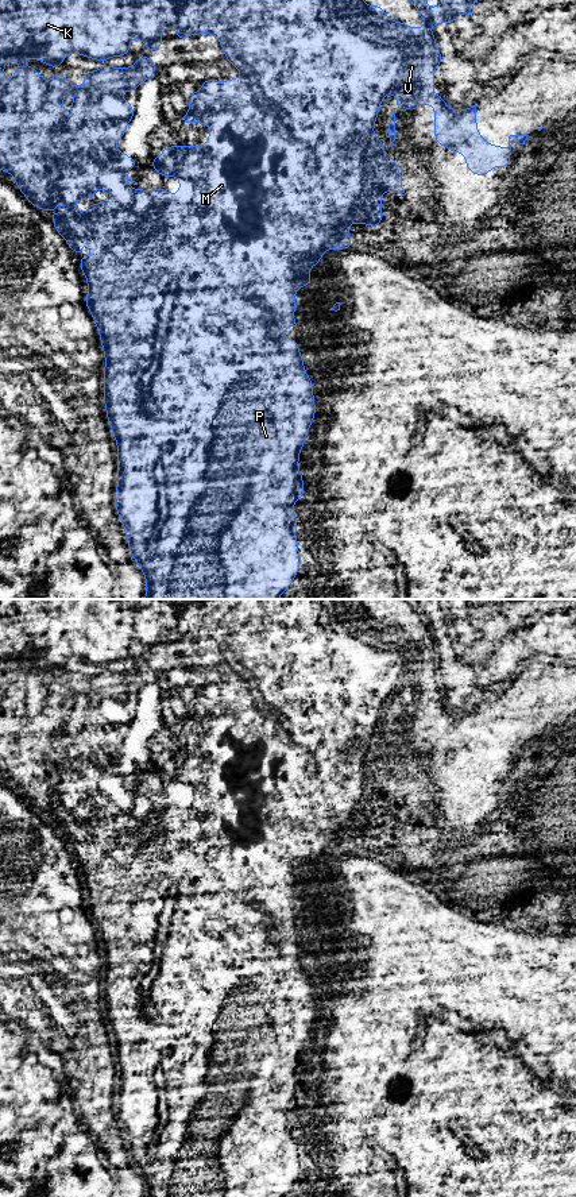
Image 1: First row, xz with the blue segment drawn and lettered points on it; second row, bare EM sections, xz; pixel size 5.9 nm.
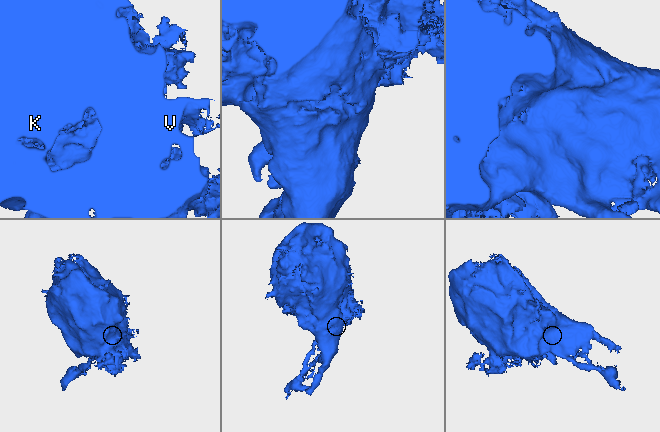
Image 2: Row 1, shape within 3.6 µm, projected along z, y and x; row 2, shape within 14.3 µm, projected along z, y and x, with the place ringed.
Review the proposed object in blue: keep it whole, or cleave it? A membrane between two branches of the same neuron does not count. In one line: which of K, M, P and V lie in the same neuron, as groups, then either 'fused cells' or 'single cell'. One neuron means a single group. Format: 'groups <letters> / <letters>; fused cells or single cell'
groups K M P V; single cell

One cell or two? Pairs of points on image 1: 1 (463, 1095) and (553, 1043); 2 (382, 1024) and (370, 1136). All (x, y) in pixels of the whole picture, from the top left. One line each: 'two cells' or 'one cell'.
1: one cell
2: two cells

